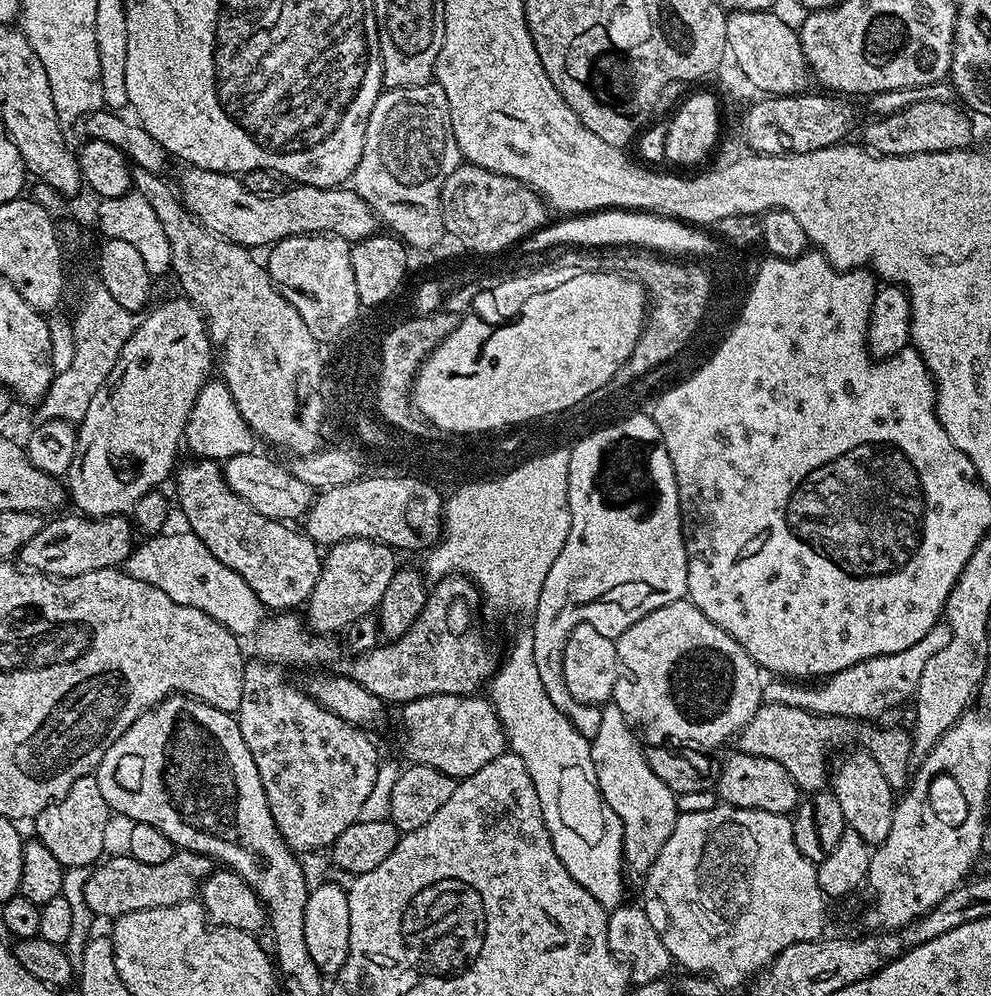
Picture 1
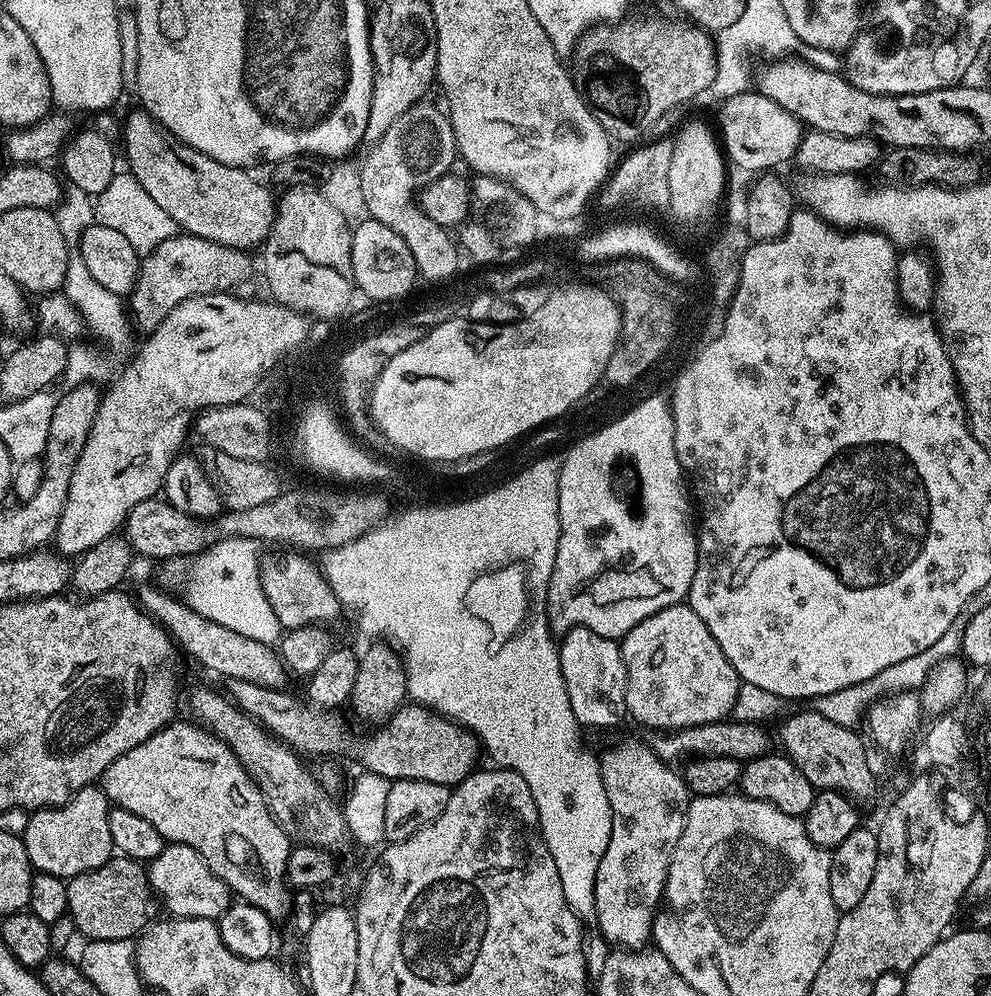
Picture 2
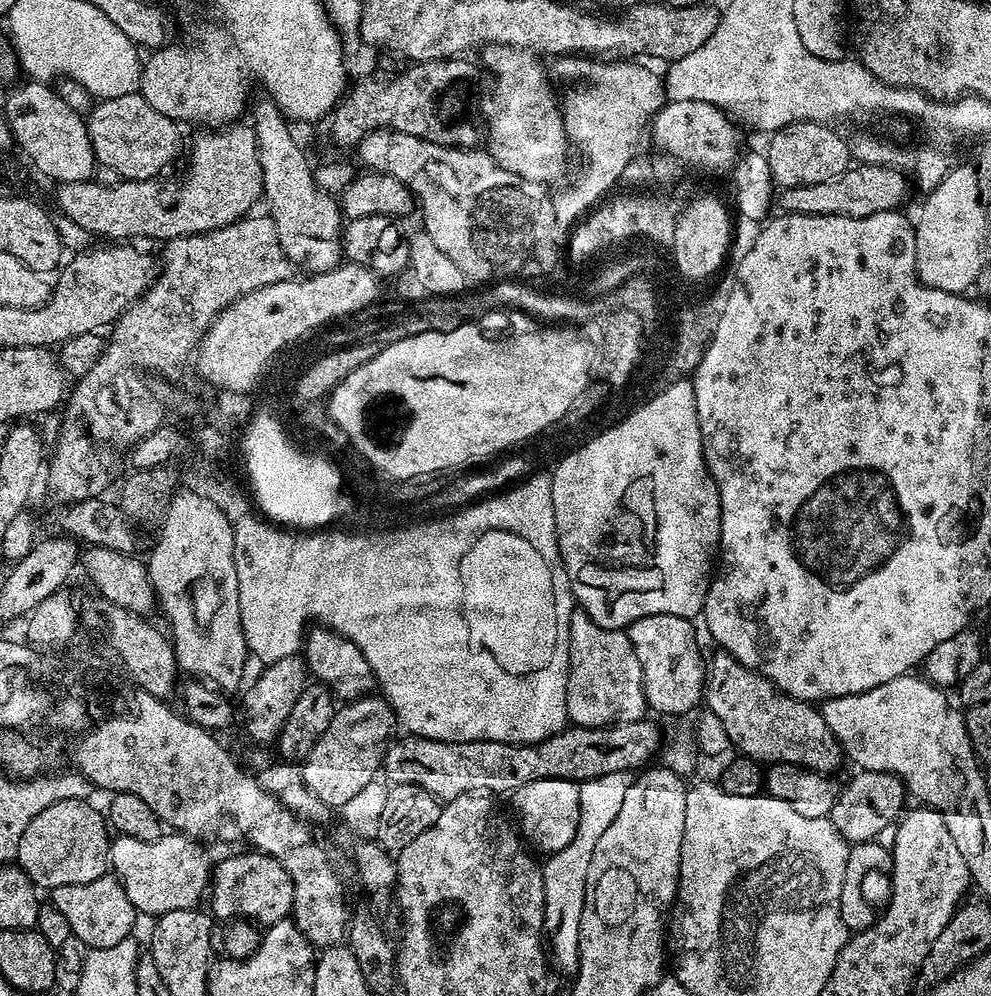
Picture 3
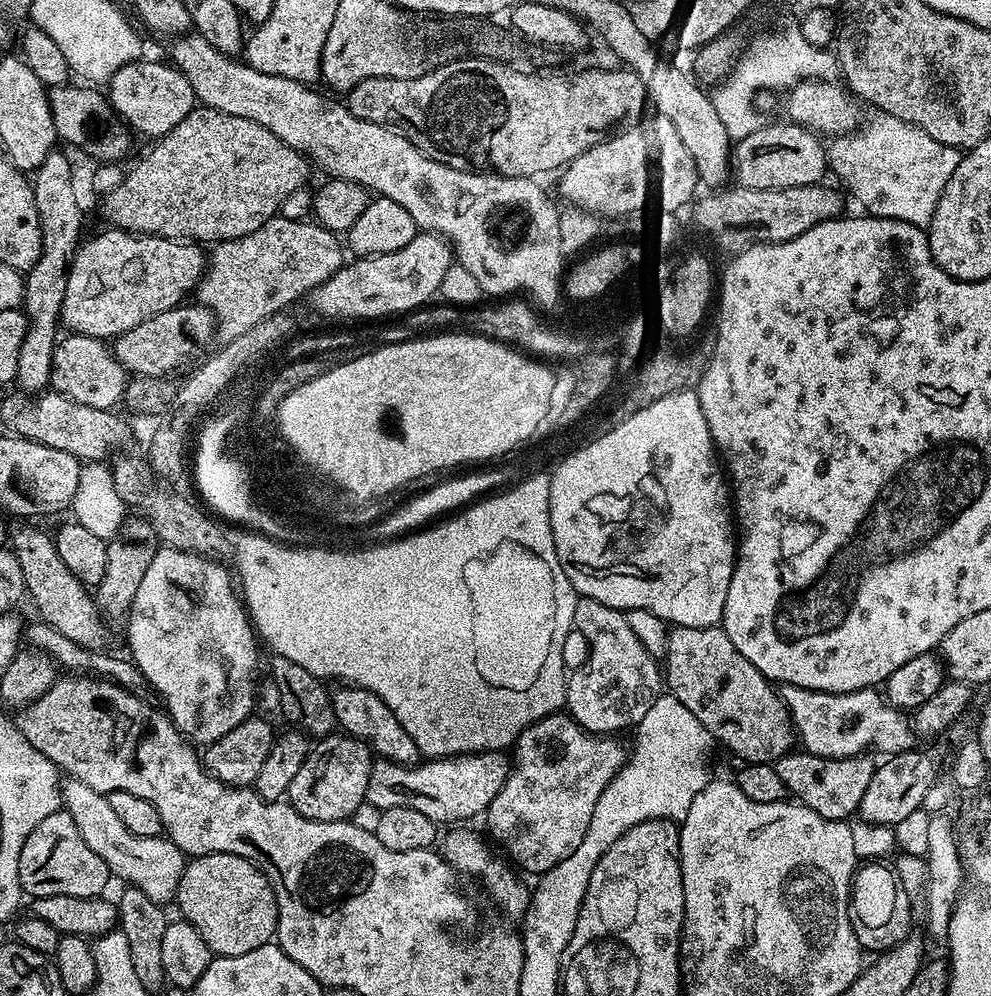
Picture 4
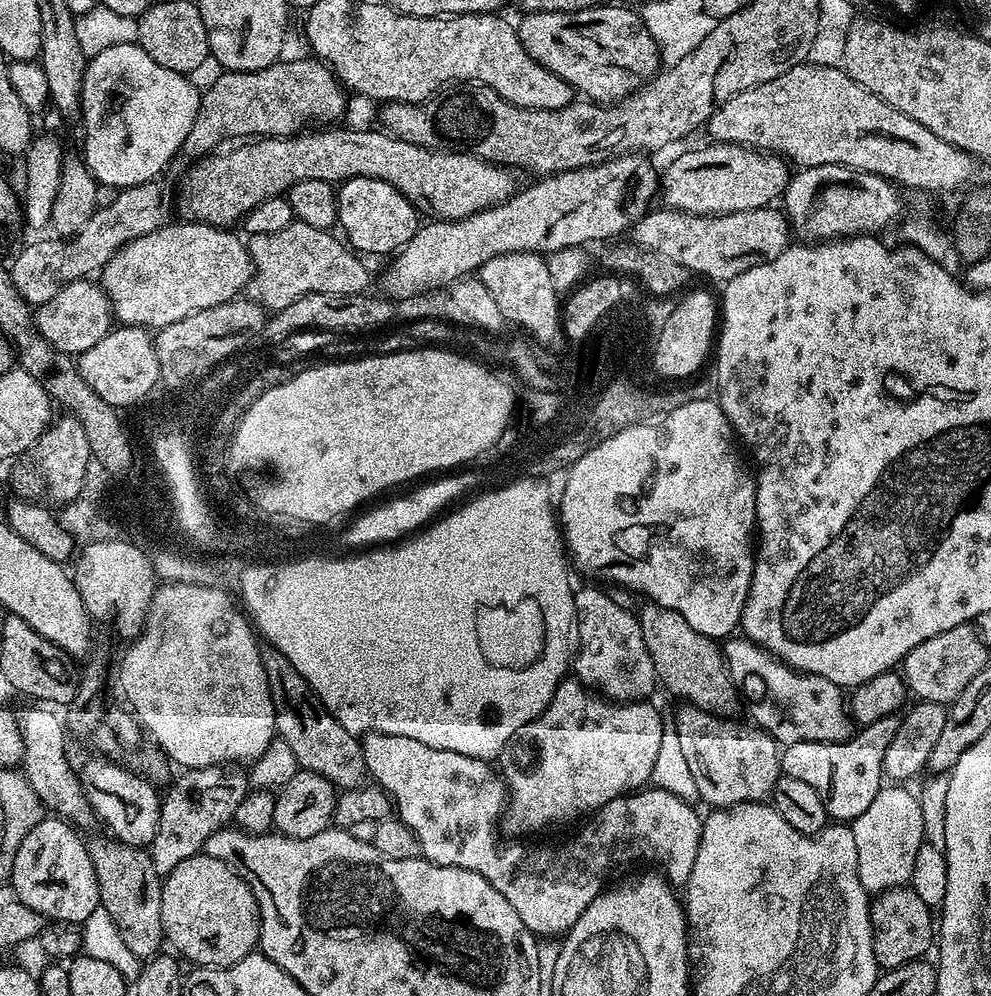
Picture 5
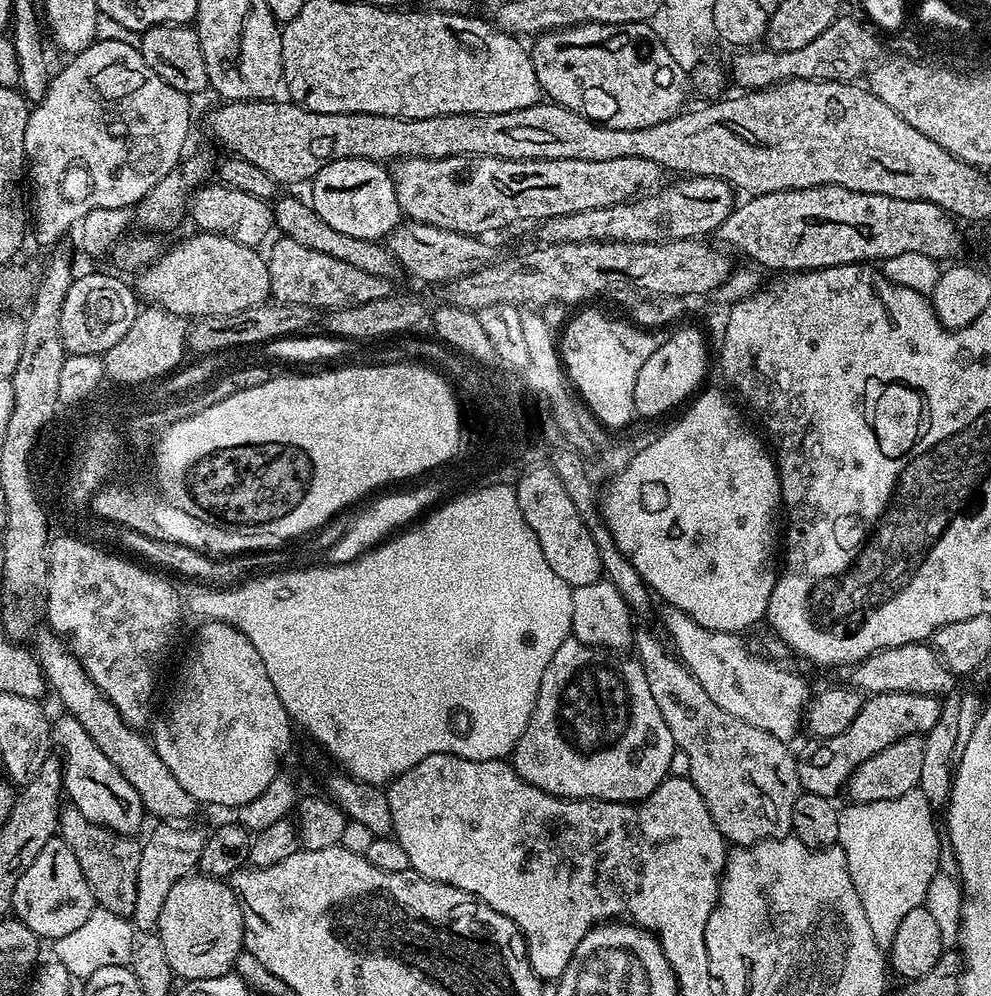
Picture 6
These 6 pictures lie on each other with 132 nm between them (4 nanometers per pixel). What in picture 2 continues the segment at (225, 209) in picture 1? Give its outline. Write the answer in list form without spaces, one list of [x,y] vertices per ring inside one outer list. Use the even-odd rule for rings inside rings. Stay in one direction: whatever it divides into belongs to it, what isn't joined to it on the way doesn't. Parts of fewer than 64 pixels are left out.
[[[135,110],[124,120],[124,156],[128,159],[127,171],[142,184],[142,189],[150,194],[154,201],[170,214],[180,230],[187,235],[206,238],[222,246],[241,250],[263,245],[268,238],[268,231],[276,221],[277,201],[274,194],[264,184],[251,180],[245,169],[226,166],[190,146],[186,146],[170,130],[161,126],[150,113]]]

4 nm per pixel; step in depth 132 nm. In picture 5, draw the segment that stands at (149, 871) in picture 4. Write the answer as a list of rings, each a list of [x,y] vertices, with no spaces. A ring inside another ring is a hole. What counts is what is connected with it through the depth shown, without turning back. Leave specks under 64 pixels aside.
[[[32,706],[19,713],[20,733],[24,743],[24,762],[22,772],[33,787],[43,807],[49,813],[60,818],[67,818],[77,825],[93,823],[92,807],[80,785],[79,775],[73,765],[68,762],[66,754],[66,724],[63,719],[55,716],[48,706]]]

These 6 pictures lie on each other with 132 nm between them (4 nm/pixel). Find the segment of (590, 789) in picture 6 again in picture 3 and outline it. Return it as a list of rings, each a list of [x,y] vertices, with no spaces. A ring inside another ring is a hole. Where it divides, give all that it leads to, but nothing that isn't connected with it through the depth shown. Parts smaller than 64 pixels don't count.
[[[535,780],[514,793],[514,800],[518,831],[537,853],[561,852],[566,846],[570,846],[570,842],[574,842],[580,821],[580,784],[577,781]]]

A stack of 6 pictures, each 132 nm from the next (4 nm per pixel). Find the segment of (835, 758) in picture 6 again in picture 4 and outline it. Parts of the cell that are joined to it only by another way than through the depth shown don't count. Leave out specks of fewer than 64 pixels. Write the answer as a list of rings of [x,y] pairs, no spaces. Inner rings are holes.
[[[793,750],[775,761],[774,767],[778,778],[782,778],[789,793],[799,803],[822,814],[824,820],[847,821],[852,818],[848,816],[855,817],[859,813],[862,794],[866,794],[866,786],[870,786],[870,780],[876,773],[877,761],[872,761],[870,757],[871,755],[861,754],[831,760],[825,756],[815,756],[812,752]]]

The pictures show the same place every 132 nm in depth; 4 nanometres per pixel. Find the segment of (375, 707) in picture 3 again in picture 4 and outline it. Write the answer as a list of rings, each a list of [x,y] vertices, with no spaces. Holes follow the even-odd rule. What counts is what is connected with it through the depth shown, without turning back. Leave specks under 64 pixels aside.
[[[329,734],[315,741],[314,747],[309,751],[306,762],[302,762],[302,770],[298,770],[294,782],[288,787],[287,803],[291,804],[302,818],[310,818],[318,822],[338,822],[347,820],[358,810],[360,804],[365,803],[366,782],[370,782],[370,770],[374,763],[374,753],[363,740],[347,734]]]

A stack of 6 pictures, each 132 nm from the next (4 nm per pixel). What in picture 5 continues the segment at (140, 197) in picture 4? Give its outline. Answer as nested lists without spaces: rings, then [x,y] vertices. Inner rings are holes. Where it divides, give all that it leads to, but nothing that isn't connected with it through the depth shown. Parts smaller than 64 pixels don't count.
[[[340,126],[316,130],[313,136],[297,134],[291,138],[256,138],[251,142],[241,143],[244,144],[241,148],[232,148],[229,152],[221,151],[219,154],[209,154],[197,159],[193,163],[196,165],[185,174],[184,181],[180,184],[180,212],[184,215],[181,217],[188,222],[231,229],[239,225],[259,203],[275,196],[283,197],[288,188],[294,186],[294,182],[302,182],[306,178],[325,180],[333,186],[355,176],[378,178],[397,188],[417,212],[432,220],[461,220],[475,212],[503,204],[518,191],[517,173],[511,167],[491,164],[489,160],[471,156],[467,150],[444,152],[443,147],[423,148],[414,142],[400,140],[383,130],[363,132],[360,128],[336,127]]]

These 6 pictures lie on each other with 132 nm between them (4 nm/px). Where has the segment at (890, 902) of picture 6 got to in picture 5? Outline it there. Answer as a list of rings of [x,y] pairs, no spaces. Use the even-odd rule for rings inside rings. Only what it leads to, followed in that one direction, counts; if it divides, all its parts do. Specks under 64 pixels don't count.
[[[881,787],[870,807],[850,824],[858,850],[858,878],[869,894],[888,892],[903,884],[905,887],[914,874],[914,858],[918,858],[918,850],[925,844],[919,795],[904,788],[907,787]]]

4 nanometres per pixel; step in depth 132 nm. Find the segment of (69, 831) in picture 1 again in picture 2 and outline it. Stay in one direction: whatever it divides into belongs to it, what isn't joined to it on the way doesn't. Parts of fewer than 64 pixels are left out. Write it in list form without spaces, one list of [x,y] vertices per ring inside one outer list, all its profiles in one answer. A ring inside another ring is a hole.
[[[89,786],[78,790],[64,804],[56,808],[41,808],[28,817],[28,824],[22,833],[26,854],[36,872],[71,878],[98,870],[114,855],[110,838],[108,813],[110,801],[103,787]]]

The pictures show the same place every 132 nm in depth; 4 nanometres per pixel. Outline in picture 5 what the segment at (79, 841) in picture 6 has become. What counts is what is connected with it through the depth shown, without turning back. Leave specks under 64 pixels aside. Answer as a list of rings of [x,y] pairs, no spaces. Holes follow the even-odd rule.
[[[96,836],[87,841],[94,874],[98,878],[100,907],[106,910],[106,914],[110,914],[114,926],[118,926],[122,942],[126,942],[126,946],[134,950],[136,956],[151,958],[166,944],[162,926],[161,873],[156,871],[156,867],[152,865],[152,857],[145,849],[104,836]]]

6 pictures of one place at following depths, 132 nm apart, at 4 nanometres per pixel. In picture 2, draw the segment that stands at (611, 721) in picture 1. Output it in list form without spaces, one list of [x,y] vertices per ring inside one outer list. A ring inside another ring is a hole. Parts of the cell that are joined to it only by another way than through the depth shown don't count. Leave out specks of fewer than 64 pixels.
[[[628,740],[625,744],[620,744],[617,748],[610,749],[605,756],[601,755],[599,757],[599,762],[602,782],[606,786],[608,801],[612,807],[612,829],[610,830],[610,842],[606,846],[606,854],[602,854],[602,862],[598,862],[598,874],[594,878],[594,910],[596,911],[594,924],[595,927],[600,927],[601,934],[612,943],[612,946],[619,946],[624,950],[640,950],[652,939],[652,923],[654,922],[657,911],[664,899],[664,887],[666,886],[666,878],[668,877],[670,862],[672,861],[672,855],[674,854],[674,846],[678,846],[678,838],[682,838],[682,826],[686,822],[688,801],[690,799],[688,782],[681,773],[679,776],[679,774],[672,769],[675,767],[673,767],[669,761],[655,756],[647,743],[641,741],[639,744],[636,740]]]

